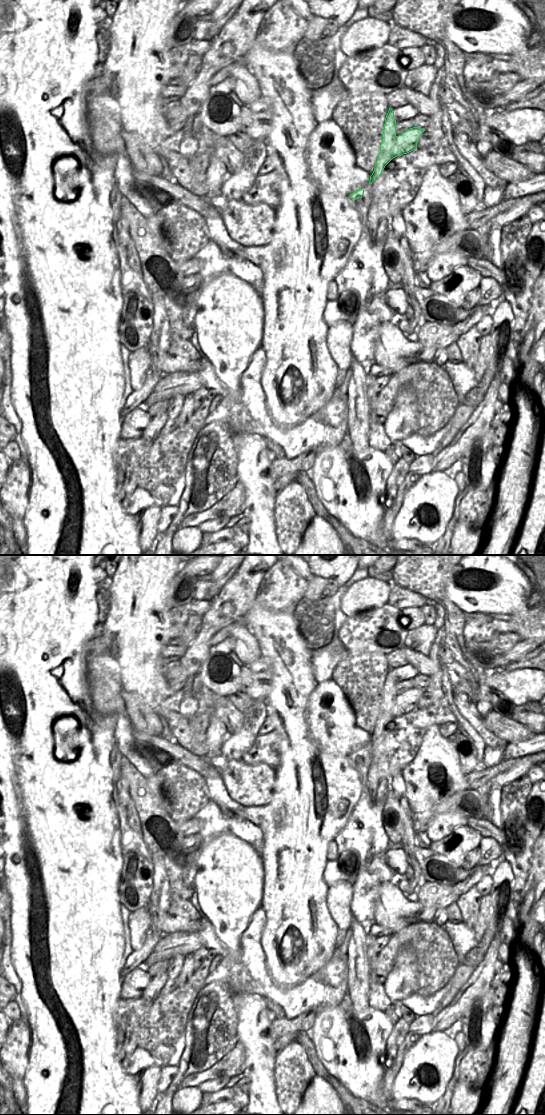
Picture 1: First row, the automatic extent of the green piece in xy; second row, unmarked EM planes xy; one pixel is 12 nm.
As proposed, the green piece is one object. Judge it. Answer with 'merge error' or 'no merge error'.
merge error

